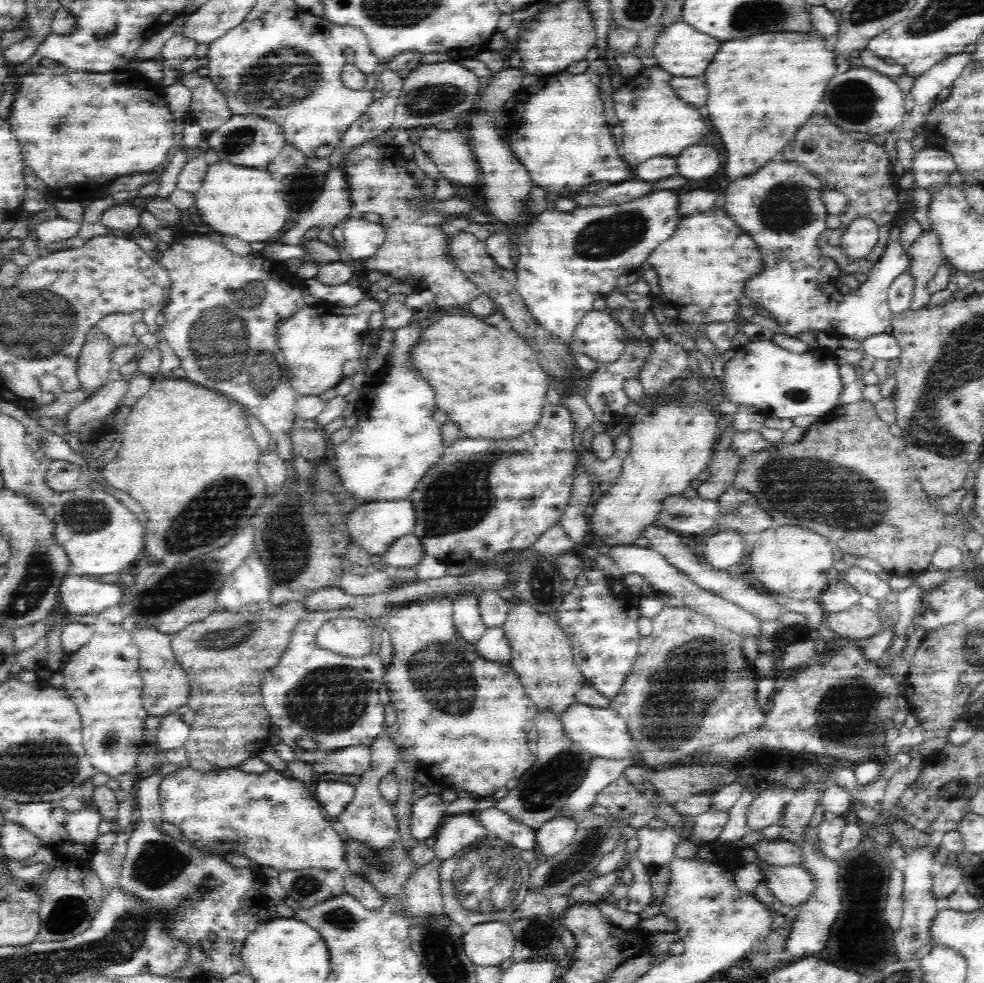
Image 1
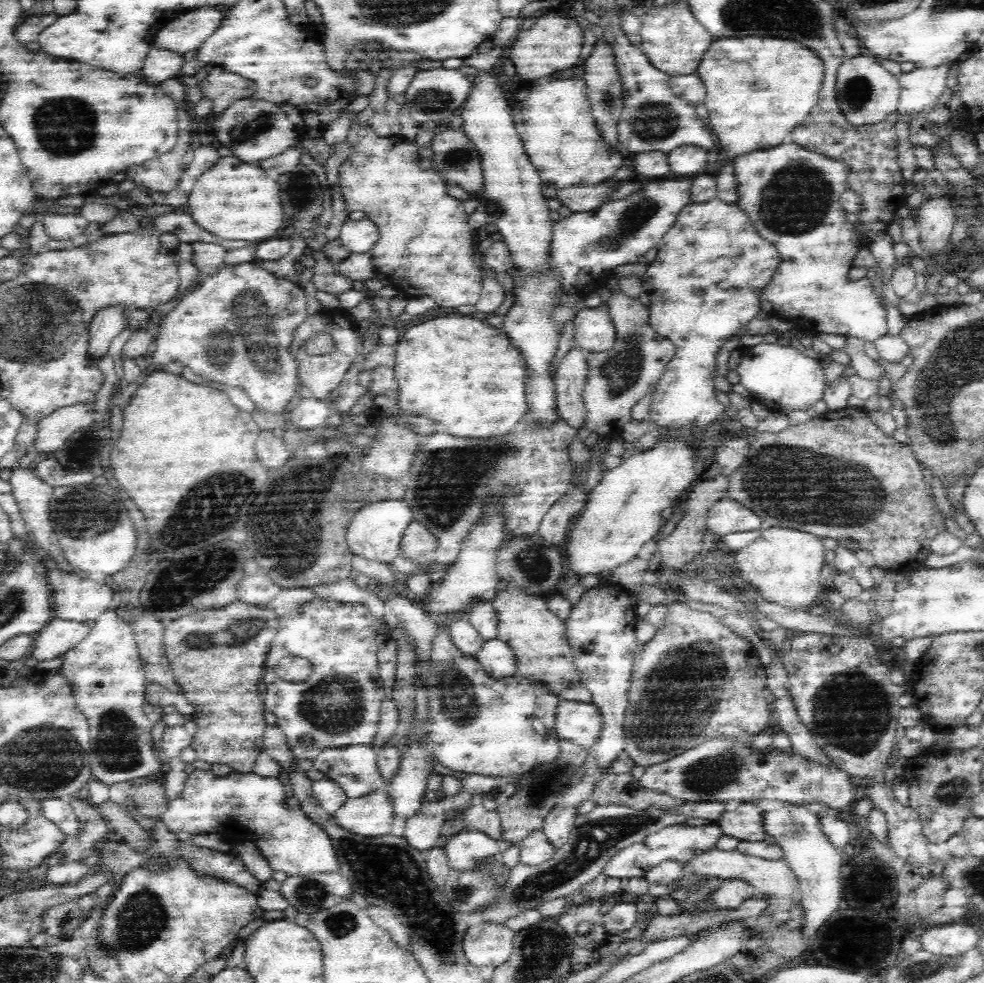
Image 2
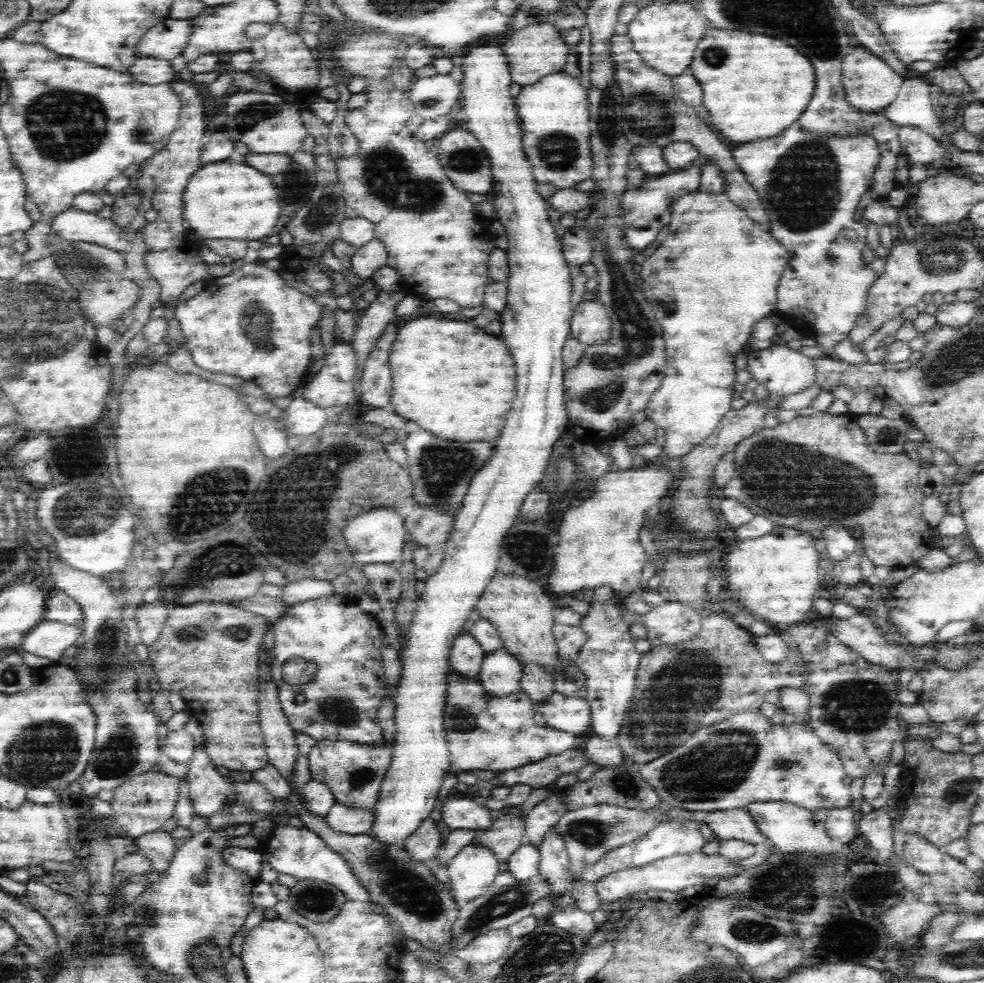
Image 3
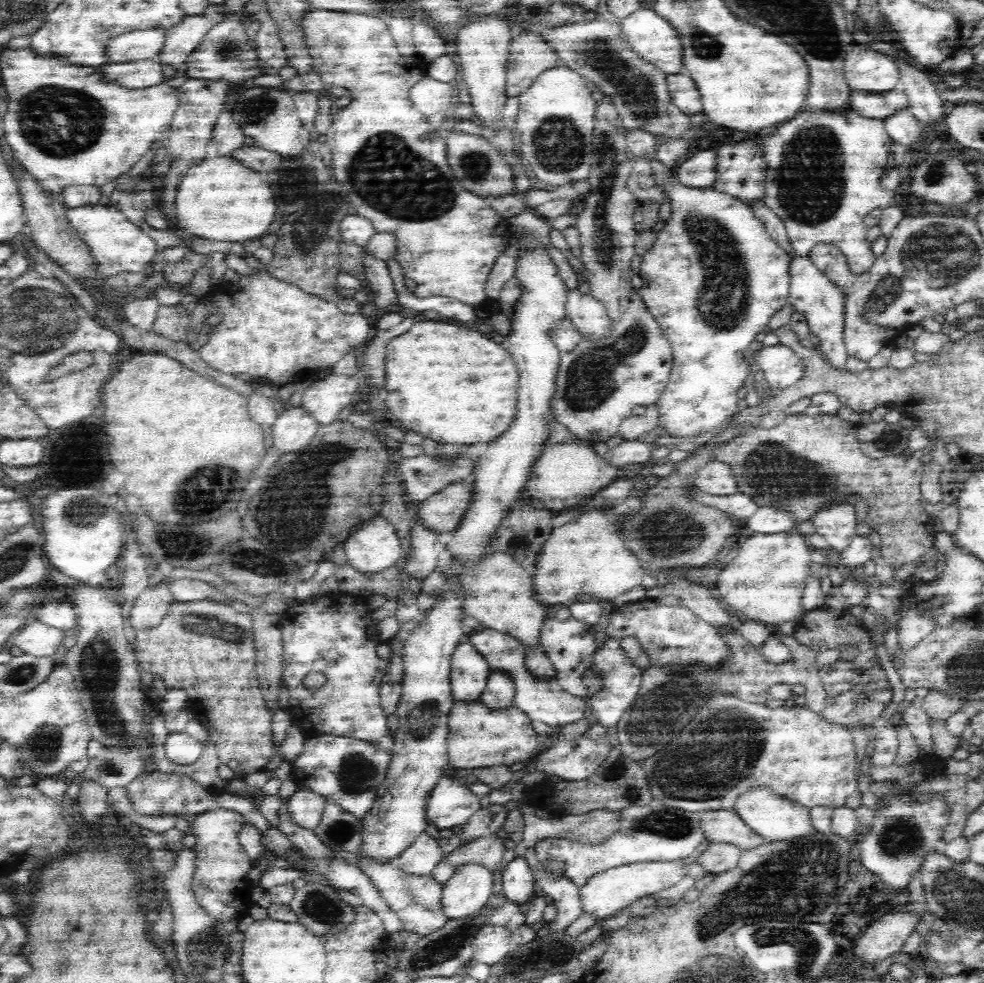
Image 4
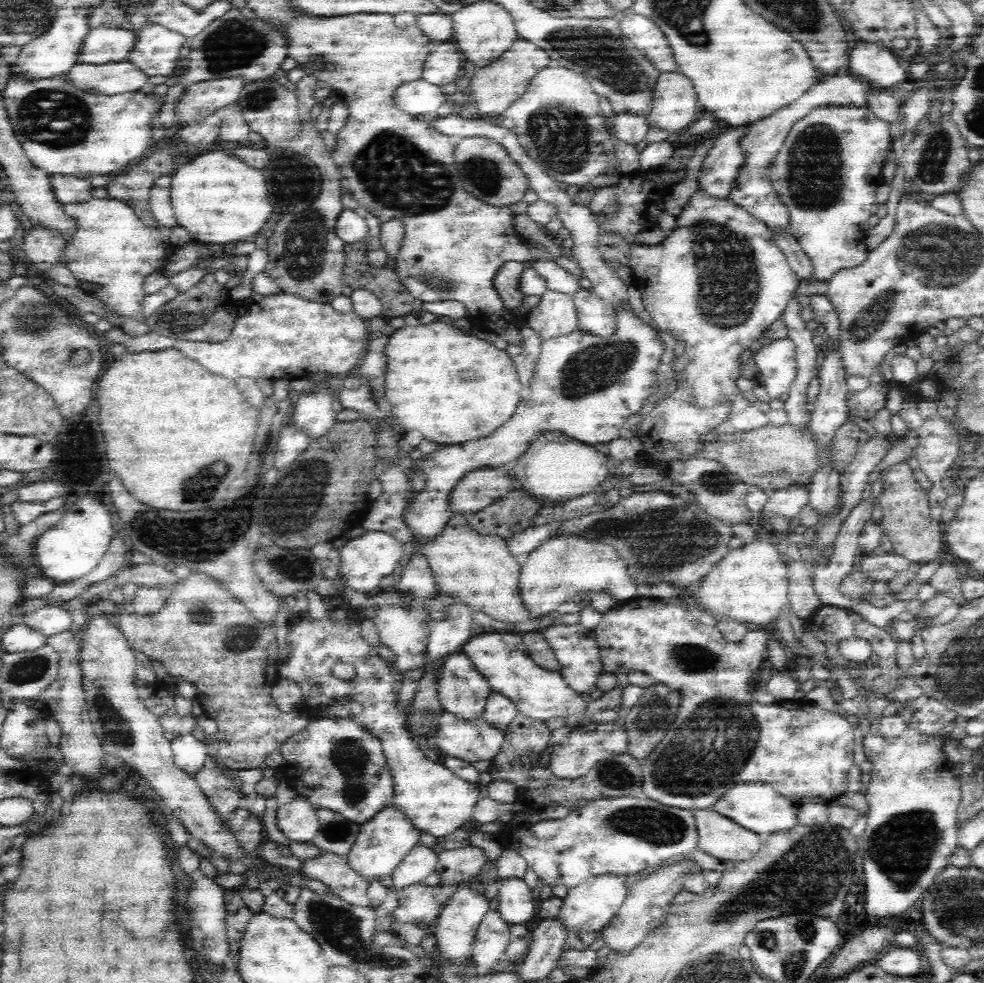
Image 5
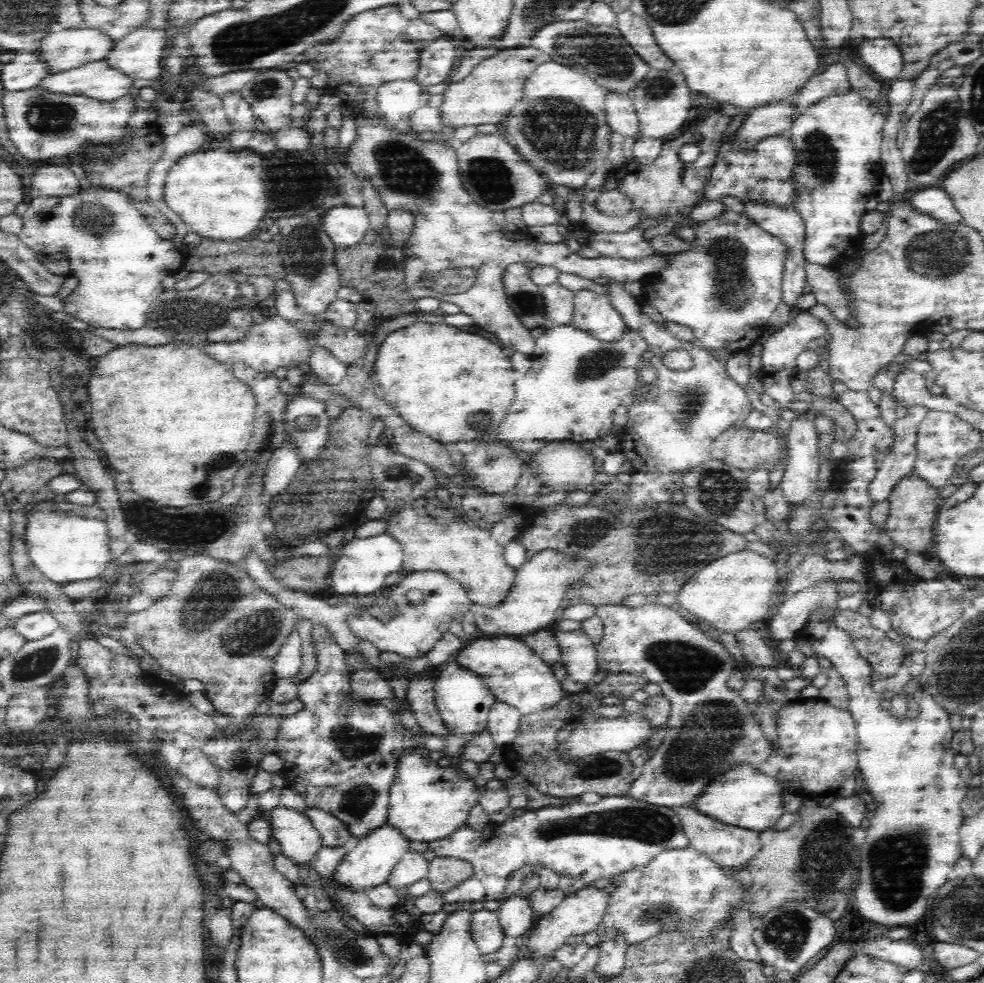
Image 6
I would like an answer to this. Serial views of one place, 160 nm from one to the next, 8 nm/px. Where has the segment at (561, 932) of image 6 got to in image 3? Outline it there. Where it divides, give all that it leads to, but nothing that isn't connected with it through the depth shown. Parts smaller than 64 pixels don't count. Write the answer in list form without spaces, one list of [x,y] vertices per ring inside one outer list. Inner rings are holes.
[[[698,851],[692,854],[661,858],[639,869],[618,871],[597,880],[595,883],[601,904],[607,907],[610,902],[618,902],[618,900],[624,902],[634,892],[640,893],[640,890],[646,890],[646,888],[666,890],[666,892],[678,892],[678,890],[684,890],[688,886],[702,885],[705,880],[709,880],[710,878],[716,878],[716,880],[722,881],[724,879],[734,878],[745,873],[748,869],[752,869],[752,866],[741,865],[740,861],[735,858],[724,858],[719,853],[706,854]]]

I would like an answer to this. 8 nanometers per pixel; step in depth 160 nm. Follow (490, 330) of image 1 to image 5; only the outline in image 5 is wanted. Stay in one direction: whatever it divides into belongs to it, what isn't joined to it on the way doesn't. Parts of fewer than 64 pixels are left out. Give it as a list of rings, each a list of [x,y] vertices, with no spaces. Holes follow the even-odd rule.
[[[442,322],[396,329],[386,345],[385,356],[385,399],[391,406],[391,420],[397,430],[400,433],[418,430],[422,438],[440,446],[460,445],[490,436],[512,418],[524,394],[514,360],[504,350]]]

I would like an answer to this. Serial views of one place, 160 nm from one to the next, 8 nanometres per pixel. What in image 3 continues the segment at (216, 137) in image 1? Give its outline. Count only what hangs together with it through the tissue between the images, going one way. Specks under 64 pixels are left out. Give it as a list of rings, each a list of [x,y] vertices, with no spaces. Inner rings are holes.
[[[242,91],[230,95],[226,101],[226,122],[222,129],[235,141],[244,142],[251,154],[287,154],[291,156],[302,151],[302,143],[307,137],[306,129],[300,119],[300,109],[286,101],[280,94],[260,93],[258,91]]]

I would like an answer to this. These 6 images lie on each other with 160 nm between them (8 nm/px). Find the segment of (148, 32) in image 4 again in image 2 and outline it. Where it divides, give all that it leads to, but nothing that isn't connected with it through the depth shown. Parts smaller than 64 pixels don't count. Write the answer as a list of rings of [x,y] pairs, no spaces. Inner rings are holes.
[[[236,3],[202,6],[187,11],[155,33],[153,44],[184,53],[199,49],[230,18],[231,8]]]

